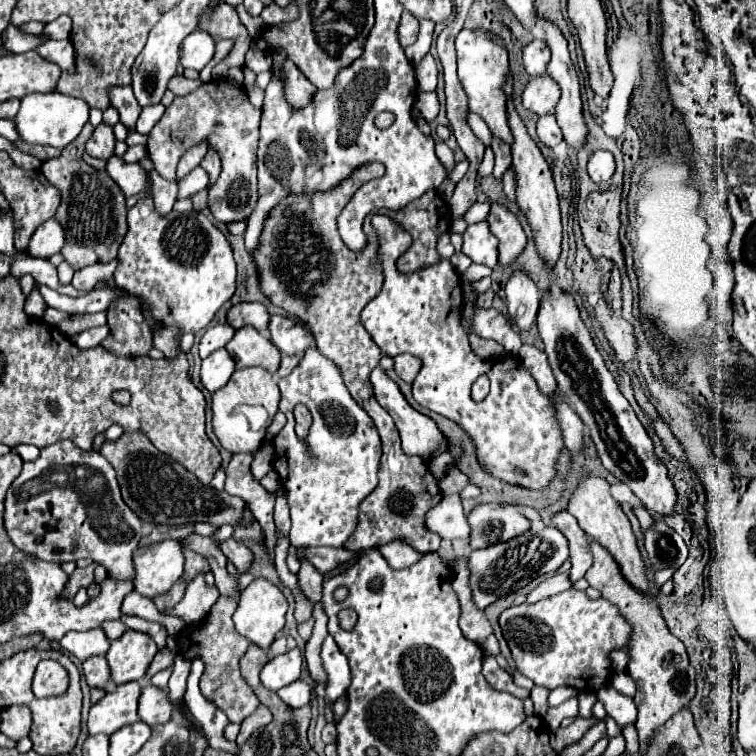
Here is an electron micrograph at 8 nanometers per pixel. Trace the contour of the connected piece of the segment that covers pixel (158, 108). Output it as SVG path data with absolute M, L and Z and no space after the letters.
M158 103L158 105L150 105L150 107L144 107L138 121L136 121L136 131L138 133L150 133L152 127L160 121L160 117L164 115L164 105Z

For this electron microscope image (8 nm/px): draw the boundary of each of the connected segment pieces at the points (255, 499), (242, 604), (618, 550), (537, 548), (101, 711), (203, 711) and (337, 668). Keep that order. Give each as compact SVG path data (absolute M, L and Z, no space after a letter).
M236 453L232 455L228 467L226 467L226 491L232 495L242 497L248 505L252 515L256 517L256 521L260 523L264 535L266 535L266 547L268 547L268 557L270 557L270 565L276 569L274 565L274 557L276 557L276 525L272 519L274 513L274 501L276 495L268 493L258 481L252 479L250 475L250 461L252 461L252 453Z
M254 579L242 593L240 593L240 599L238 599L238 609L234 611L232 619L234 619L234 625L236 625L236 631L246 637L248 641L256 643L260 649L268 649L274 635L284 627L286 623L286 609L288 609L288 603L286 603L286 597L284 593L274 585L270 583L268 579Z
M582 475L580 479L576 479L574 487L570 489L570 499L568 499L568 513L576 517L578 525L584 529L584 533L592 539L596 539L600 545L604 545L612 557L618 561L620 569L622 569L622 575L626 577L628 583L632 583L636 589L648 593L650 587L648 587L648 581L644 577L644 561L640 557L640 551L636 547L636 537L630 529L630 521L628 517L622 513L618 501L610 495L608 491L608 481L602 479L602 477L596 477L596 475Z
M536 525L530 531L506 543L496 543L484 549L474 549L468 555L468 567L472 573L470 589L474 593L474 603L480 609L484 609L496 599L502 599L508 593L514 593L526 587L532 579L558 571L566 559L568 559L568 539L564 539L564 535L552 525Z
M130 681L124 685L118 685L114 693L106 693L98 703L90 707L88 713L88 735L104 733L112 735L124 725L132 725L140 721L136 709L138 709L138 697L140 697L140 683Z
M196 658L191 661L190 677L188 677L188 689L184 695L184 701L192 713L192 717L198 721L198 725L204 729L208 745L212 749L226 751L228 741L224 737L224 729L230 723L228 717L212 703L208 703L202 693L200 693L199 681L204 672L204 663L201 659Z
M326 635L322 643L322 665L326 671L326 697L324 697L324 717L326 723L334 723L334 711L332 705L338 697L342 697L350 685L350 667L346 655L338 649L334 639Z

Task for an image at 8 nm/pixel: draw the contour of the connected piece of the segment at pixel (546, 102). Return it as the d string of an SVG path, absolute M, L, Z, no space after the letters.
M548 75L532 77L522 93L522 105L536 115L550 113L558 103L558 99L560 99L560 87Z

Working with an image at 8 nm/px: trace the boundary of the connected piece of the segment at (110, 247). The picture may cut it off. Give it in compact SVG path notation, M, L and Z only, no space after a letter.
M86 123L82 133L68 147L62 149L62 155L56 159L44 161L40 171L54 187L58 187L62 195L60 207L56 209L54 217L64 229L66 243L90 247L98 255L100 263L110 263L112 259L116 259L118 247L124 241L124 235L128 231L128 221L126 221L128 207L126 207L126 197L122 189L110 179L110 175L106 171L98 171L90 167L82 159L84 143L92 135L92 131L94 127Z

